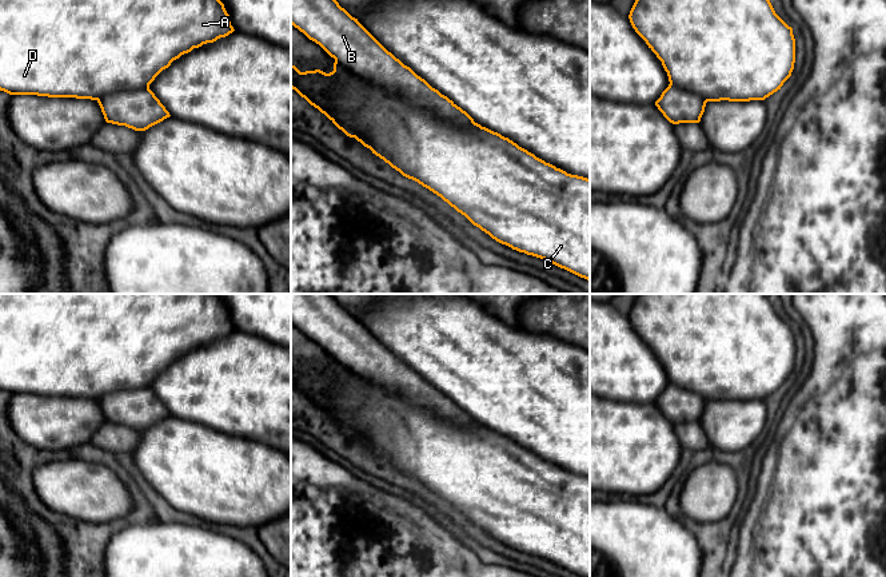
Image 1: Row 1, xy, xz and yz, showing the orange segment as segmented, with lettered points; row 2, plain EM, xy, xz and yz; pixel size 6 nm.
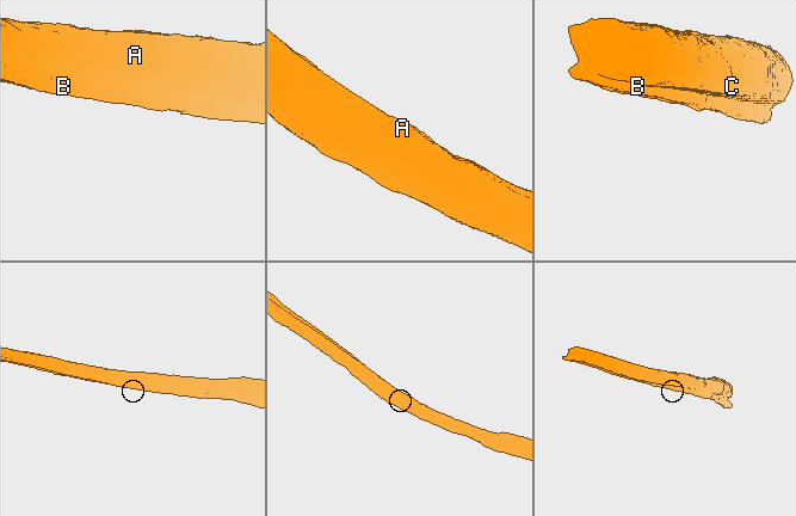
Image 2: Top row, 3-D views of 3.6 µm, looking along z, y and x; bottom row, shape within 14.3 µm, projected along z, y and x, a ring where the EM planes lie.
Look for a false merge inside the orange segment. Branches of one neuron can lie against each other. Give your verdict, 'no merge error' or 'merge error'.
merge error

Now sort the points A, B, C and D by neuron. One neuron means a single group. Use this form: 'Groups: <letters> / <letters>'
Groups: A C D / B

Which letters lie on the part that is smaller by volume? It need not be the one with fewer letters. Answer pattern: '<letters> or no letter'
B

